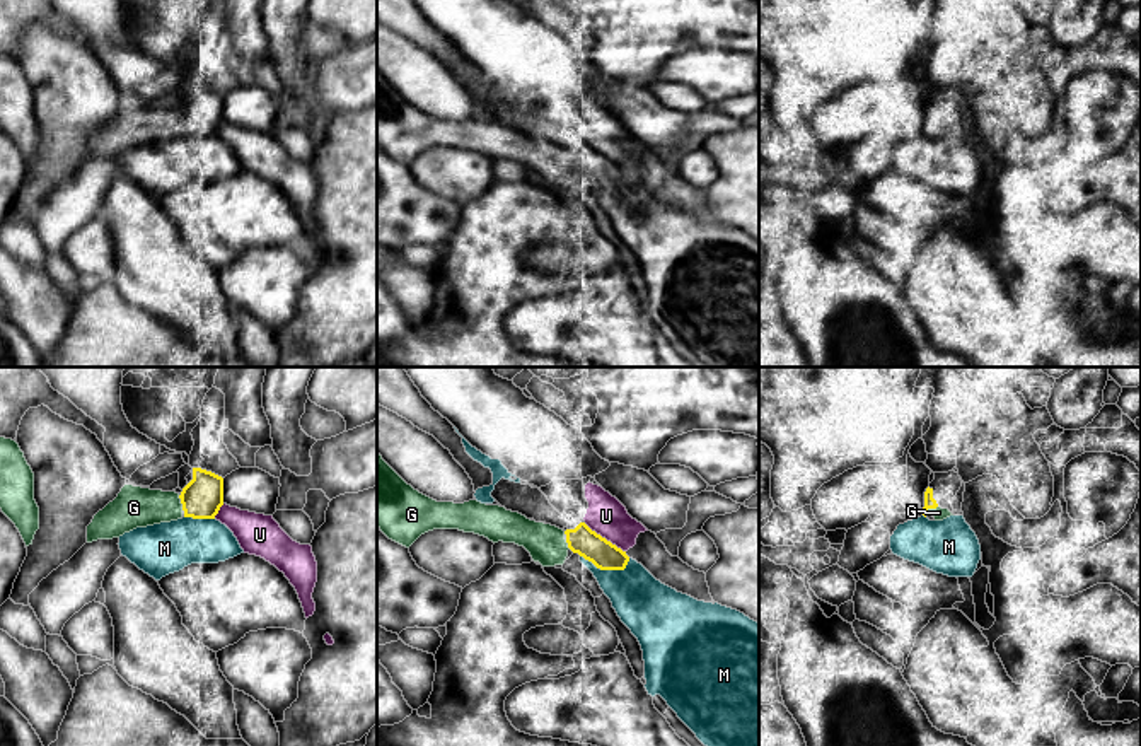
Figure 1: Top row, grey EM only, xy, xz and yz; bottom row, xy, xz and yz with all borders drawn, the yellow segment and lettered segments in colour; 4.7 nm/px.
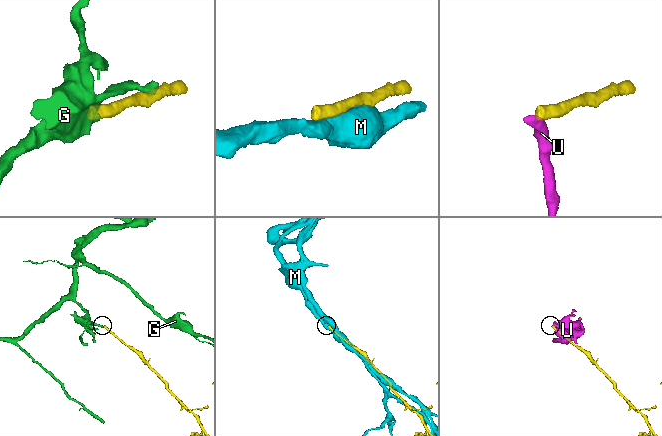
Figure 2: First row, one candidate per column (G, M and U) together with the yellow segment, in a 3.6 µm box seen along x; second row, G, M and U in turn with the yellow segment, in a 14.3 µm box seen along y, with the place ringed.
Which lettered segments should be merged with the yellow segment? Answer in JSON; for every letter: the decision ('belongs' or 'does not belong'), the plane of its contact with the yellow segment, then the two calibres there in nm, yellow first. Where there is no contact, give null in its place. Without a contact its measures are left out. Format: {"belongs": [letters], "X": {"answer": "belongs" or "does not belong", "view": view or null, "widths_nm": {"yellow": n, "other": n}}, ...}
{"belongs": ["G"], "G": {"answer": "belongs", "view": "xy", "widths_nm": {"yellow": 190, "other": 190}}, "M": {"answer": "does not belong", "view": "xz", "widths_nm": {"yellow": 140, "other": 260}}, "U": {"answer": "does not belong", "view": "xz", "widths_nm": {"yellow": 140, "other": 180}}}

